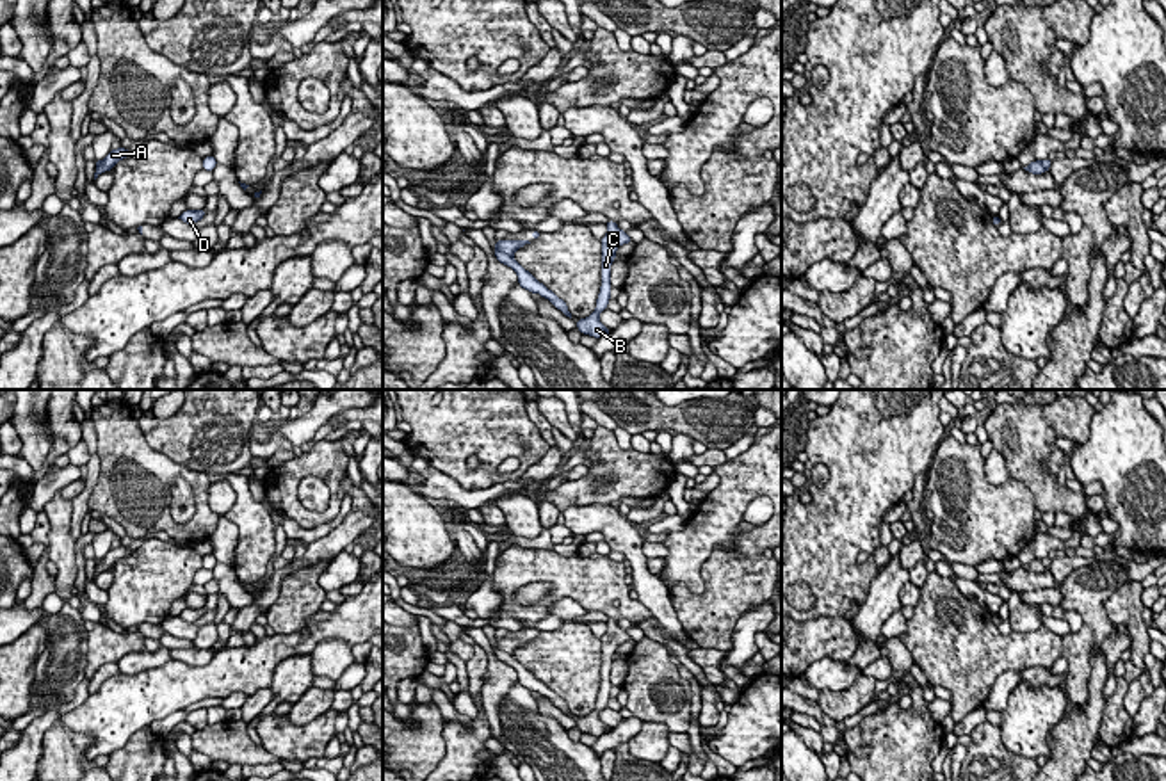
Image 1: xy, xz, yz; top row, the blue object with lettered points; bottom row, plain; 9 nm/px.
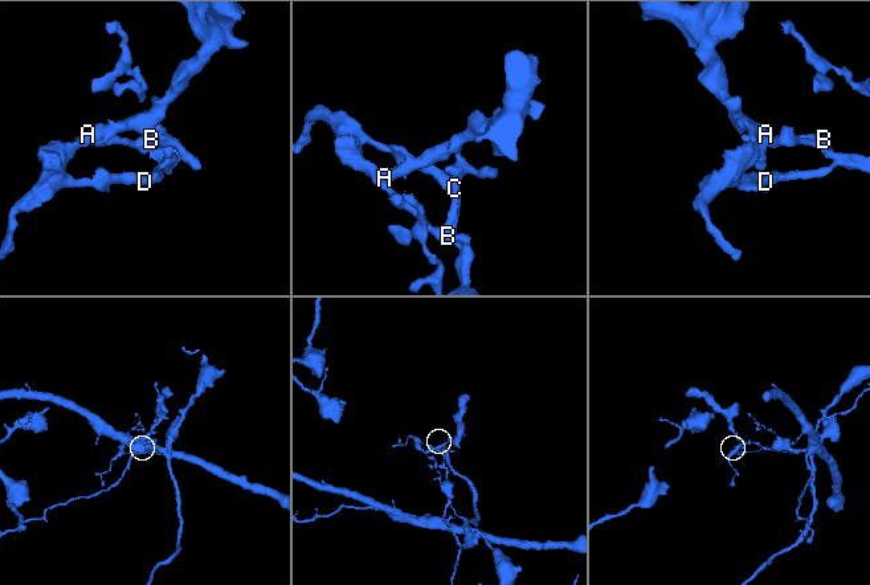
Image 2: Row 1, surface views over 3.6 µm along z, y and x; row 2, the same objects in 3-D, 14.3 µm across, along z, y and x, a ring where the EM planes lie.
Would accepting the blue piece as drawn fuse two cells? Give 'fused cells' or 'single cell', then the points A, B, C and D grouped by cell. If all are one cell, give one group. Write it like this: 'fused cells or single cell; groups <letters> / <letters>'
fused cells; groups A D / B C

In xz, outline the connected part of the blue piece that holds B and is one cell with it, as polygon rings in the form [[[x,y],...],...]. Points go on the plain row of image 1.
[[[607,619],[607,632],[600,640],[602,640],[602,685],[596,697],[596,706],[589,715],[577,719],[577,728],[582,733],[589,733],[595,737],[611,733],[611,728],[605,726],[598,715],[607,706],[611,697],[611,687],[612,687],[611,664],[616,656],[616,649],[619,644],[632,640],[632,637],[623,628],[619,628],[614,619]]]

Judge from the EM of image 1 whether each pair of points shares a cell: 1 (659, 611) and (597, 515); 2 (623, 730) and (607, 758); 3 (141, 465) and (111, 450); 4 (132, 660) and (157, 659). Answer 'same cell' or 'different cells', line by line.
1: same cell
2: different cells
3: same cell
4: same cell

